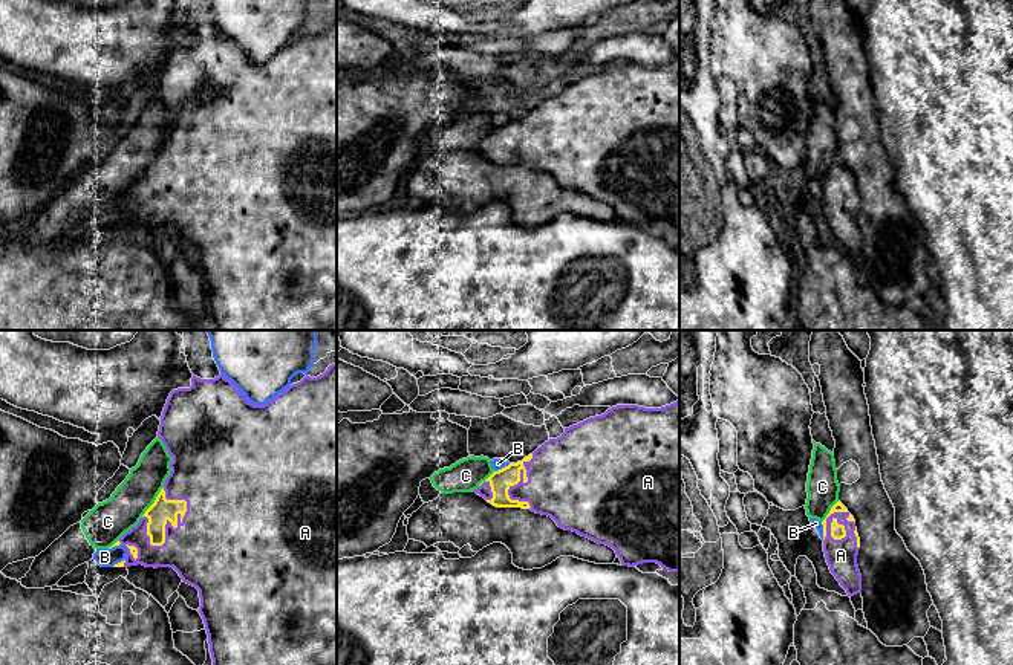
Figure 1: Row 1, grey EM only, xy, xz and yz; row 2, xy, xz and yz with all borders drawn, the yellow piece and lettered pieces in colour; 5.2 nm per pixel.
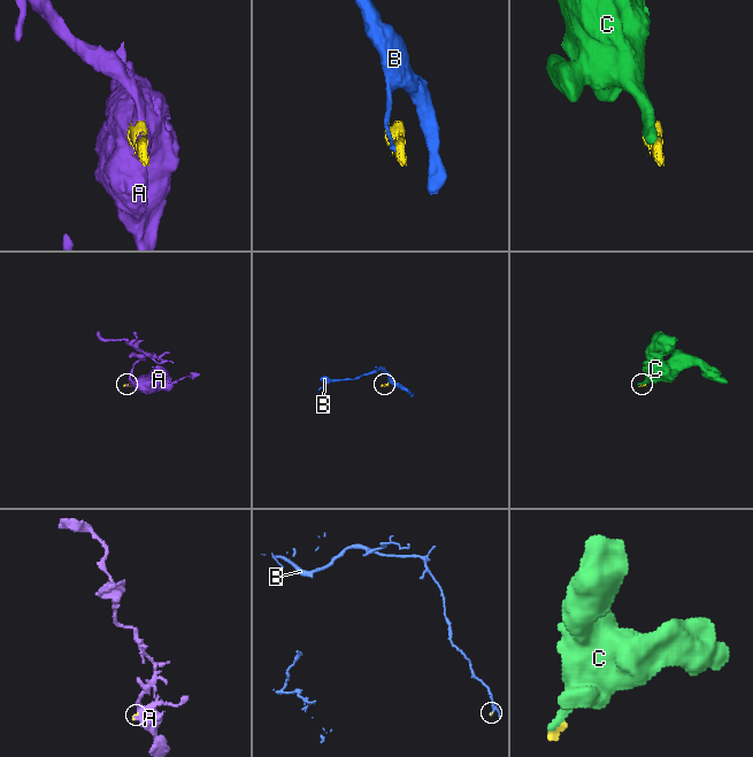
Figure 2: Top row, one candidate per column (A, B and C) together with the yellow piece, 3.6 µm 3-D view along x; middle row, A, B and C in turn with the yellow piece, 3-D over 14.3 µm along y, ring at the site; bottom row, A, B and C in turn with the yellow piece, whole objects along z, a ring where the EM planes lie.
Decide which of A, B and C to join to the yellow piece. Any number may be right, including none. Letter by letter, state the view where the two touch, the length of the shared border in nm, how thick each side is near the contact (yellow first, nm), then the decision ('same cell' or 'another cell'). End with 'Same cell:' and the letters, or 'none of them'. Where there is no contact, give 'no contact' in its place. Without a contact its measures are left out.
A: meets yellow in xy; contact 320 nm long; 120 nm thick on the yellow side, 500 nm on the other; same cell
B: meets yellow in yz; contact 100 nm long; 50 nm thick on the yellow side, 50 nm on the other; another cell
C: meets yellow in xy; contact 200 nm long; 120 nm thick on the yellow side, 200 nm on the other; another cell
Same cell: A

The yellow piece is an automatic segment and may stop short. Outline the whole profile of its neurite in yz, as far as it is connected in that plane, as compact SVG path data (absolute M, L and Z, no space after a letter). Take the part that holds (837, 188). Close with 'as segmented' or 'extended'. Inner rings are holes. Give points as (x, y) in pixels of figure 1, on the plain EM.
M837 159L823 182L823 209L831 231L848 254L862 251L862 232L857 223L860 196L854 174Z; extended

